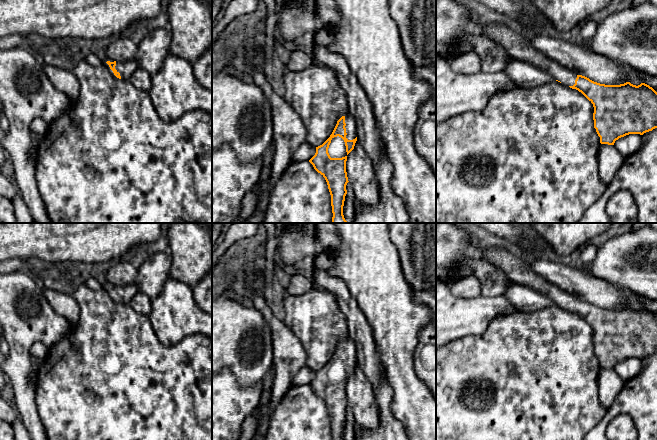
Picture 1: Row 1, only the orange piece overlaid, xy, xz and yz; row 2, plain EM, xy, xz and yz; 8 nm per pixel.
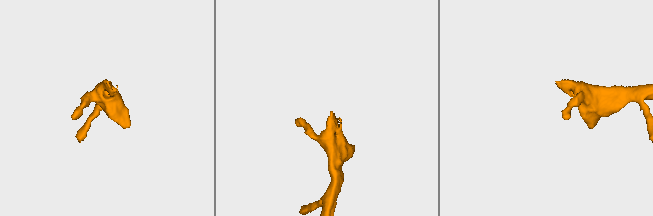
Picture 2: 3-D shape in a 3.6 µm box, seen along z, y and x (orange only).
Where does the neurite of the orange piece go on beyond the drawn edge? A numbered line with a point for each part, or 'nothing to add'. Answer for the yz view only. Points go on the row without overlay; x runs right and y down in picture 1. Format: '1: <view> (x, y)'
1: yz (517, 269)

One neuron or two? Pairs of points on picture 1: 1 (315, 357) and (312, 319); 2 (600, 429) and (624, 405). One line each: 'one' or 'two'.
1: one
2: one

